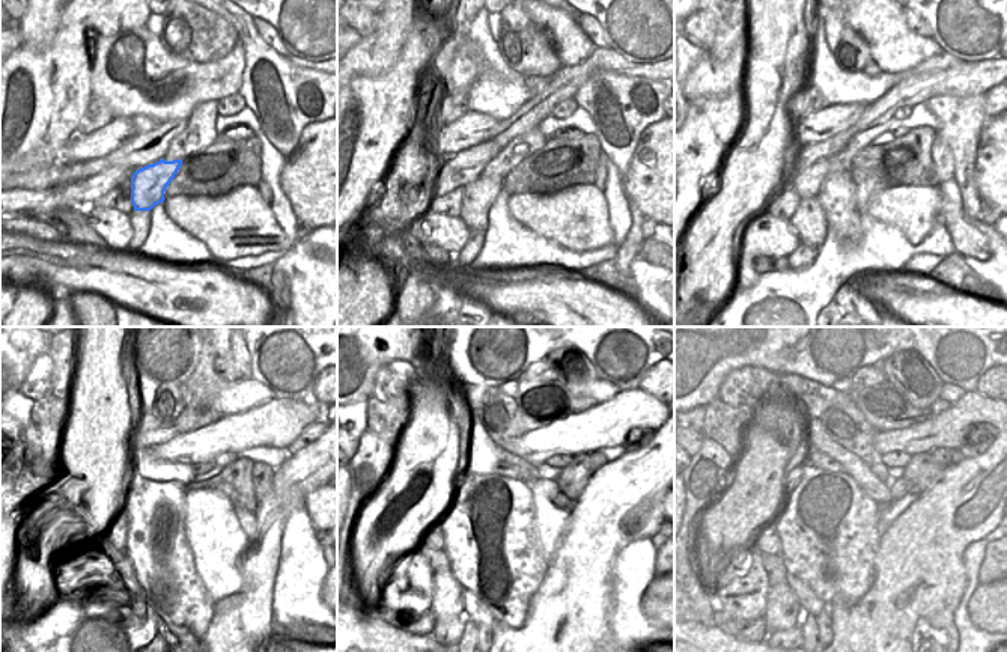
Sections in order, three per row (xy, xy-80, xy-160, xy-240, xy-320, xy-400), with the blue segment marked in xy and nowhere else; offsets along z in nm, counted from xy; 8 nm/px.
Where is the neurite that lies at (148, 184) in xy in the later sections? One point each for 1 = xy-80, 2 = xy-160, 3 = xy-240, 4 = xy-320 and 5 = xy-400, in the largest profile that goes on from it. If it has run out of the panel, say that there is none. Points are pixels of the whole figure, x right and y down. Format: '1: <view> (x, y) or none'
1: xy-80 (479, 196)
2: xy-160 (809, 222)
3: xy-240 (125, 569)
4: xy-320 (447, 603)
5: xy-400 (781, 610)

